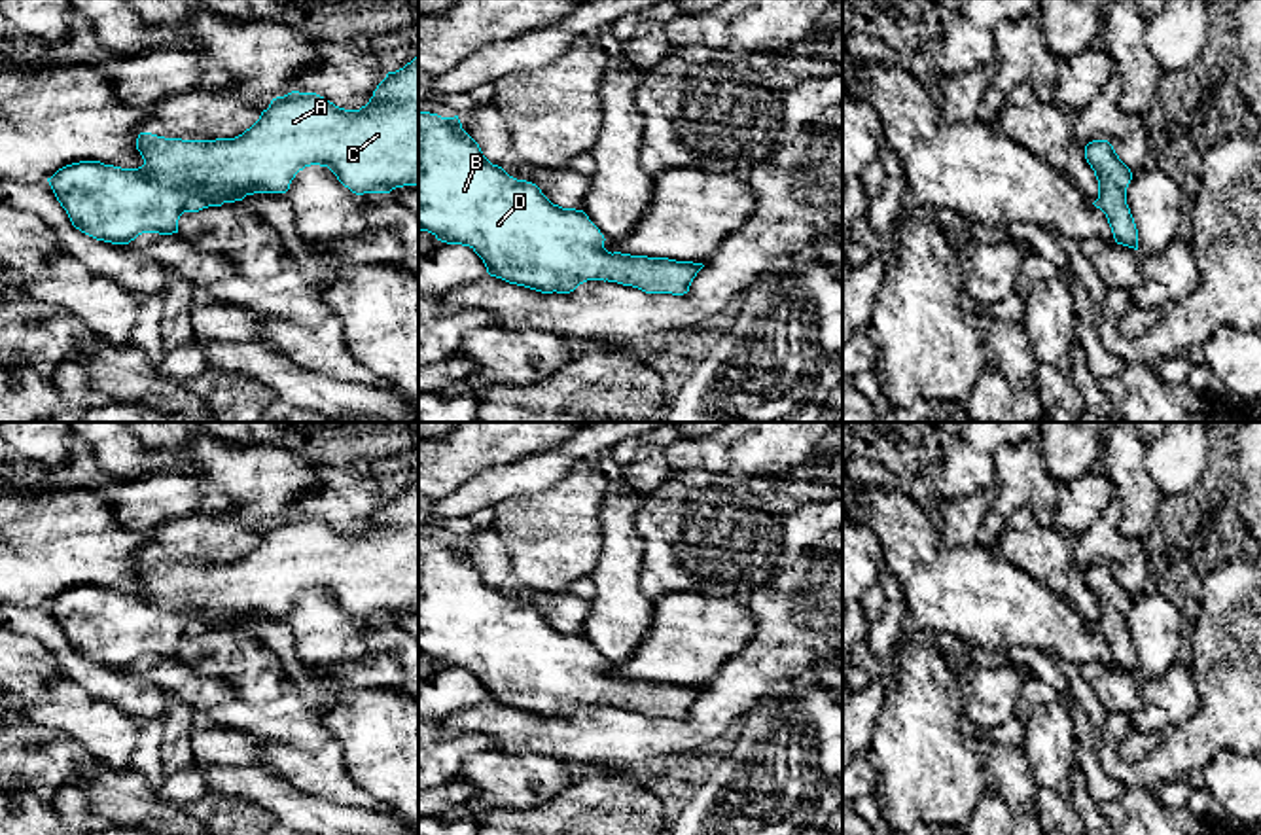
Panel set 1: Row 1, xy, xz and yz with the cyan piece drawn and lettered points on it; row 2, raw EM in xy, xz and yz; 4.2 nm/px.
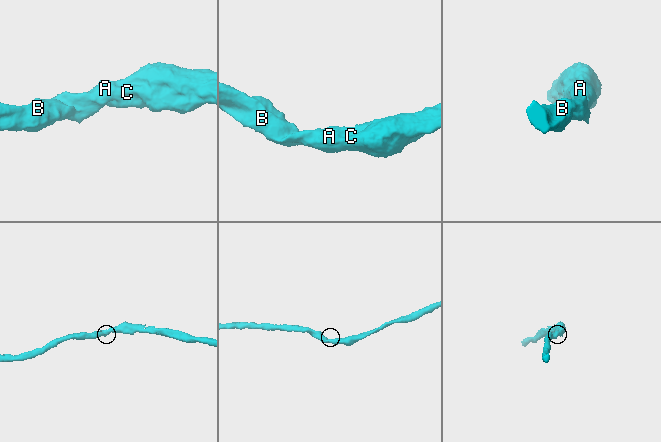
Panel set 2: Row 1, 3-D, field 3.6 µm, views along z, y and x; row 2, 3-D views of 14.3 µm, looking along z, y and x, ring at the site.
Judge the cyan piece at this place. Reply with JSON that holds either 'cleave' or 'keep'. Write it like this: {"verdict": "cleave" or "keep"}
{"verdict": "keep"}

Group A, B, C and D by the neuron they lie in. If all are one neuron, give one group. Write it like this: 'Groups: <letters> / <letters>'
Groups: A B C D

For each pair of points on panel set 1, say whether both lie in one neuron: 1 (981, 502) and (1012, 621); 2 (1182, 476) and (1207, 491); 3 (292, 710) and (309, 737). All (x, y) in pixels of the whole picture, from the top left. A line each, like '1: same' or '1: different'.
1: different
2: different
3: same

